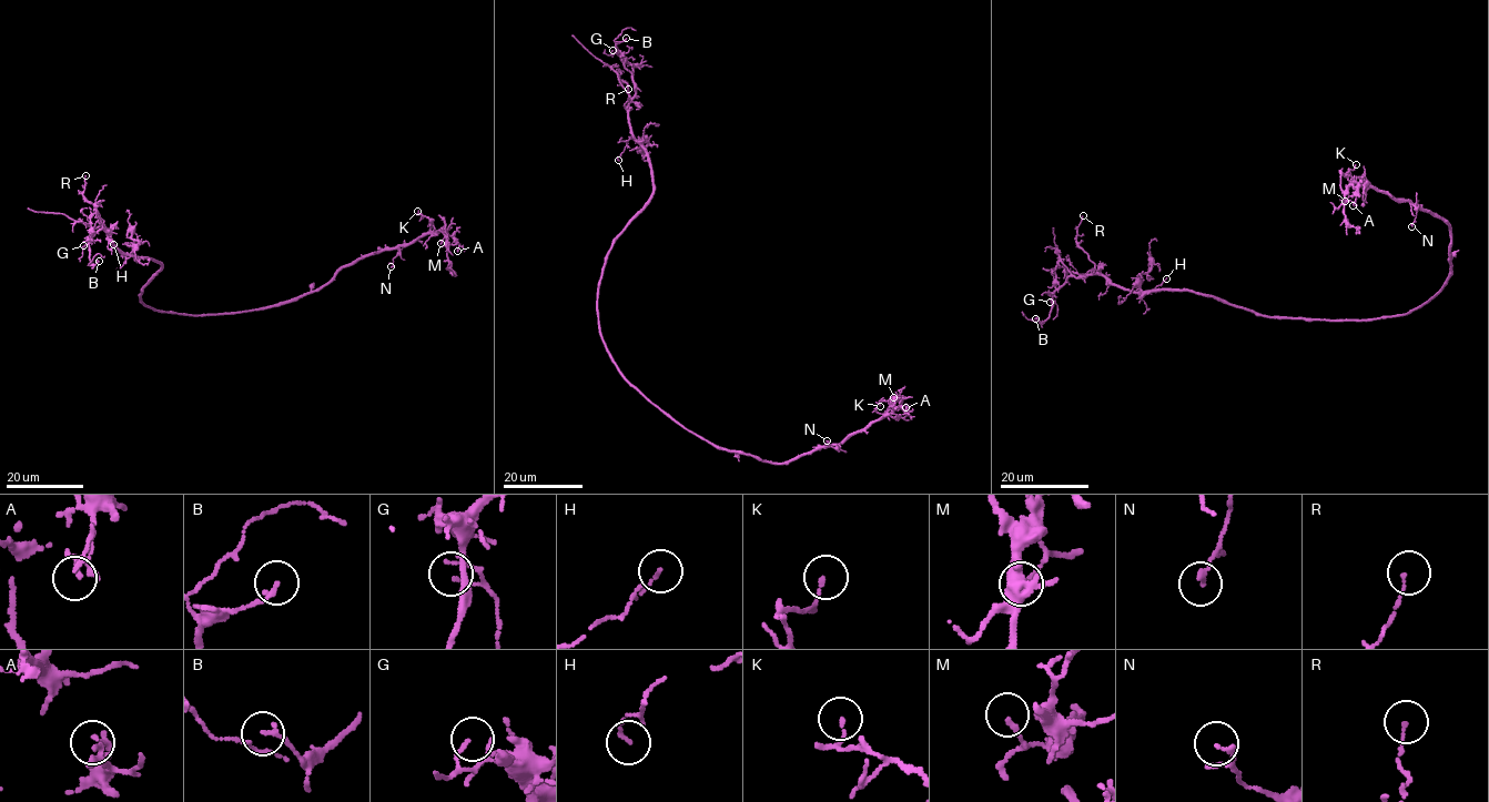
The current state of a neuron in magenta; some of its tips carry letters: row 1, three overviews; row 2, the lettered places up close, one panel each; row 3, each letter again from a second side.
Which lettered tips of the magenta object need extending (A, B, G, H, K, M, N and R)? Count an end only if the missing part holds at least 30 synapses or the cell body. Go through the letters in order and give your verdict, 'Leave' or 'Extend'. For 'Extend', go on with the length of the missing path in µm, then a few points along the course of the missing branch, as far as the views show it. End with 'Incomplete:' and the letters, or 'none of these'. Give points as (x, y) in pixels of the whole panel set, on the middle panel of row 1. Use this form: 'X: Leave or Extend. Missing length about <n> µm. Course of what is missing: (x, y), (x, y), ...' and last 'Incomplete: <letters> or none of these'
A: Leave
B: Leave
G: Leave
H: Leave
K: Leave
M: Leave
N: Leave
R: Leave
Incomplete: none of these

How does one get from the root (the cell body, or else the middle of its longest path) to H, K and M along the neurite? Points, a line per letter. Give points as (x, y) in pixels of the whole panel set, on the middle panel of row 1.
H: (610, 354), (598, 316), (601, 268), (613, 239), (644, 206), (652, 188), (648, 154), (631, 136), (618, 160)
K: (610, 354), (630, 383), (688, 429), (722, 448), (775, 463), (840, 444), (885, 415), (890, 402), (880, 406)
M: (610, 354), (630, 383), (688, 429), (722, 448), (775, 463), (863, 430), (898, 408), (893, 397)

